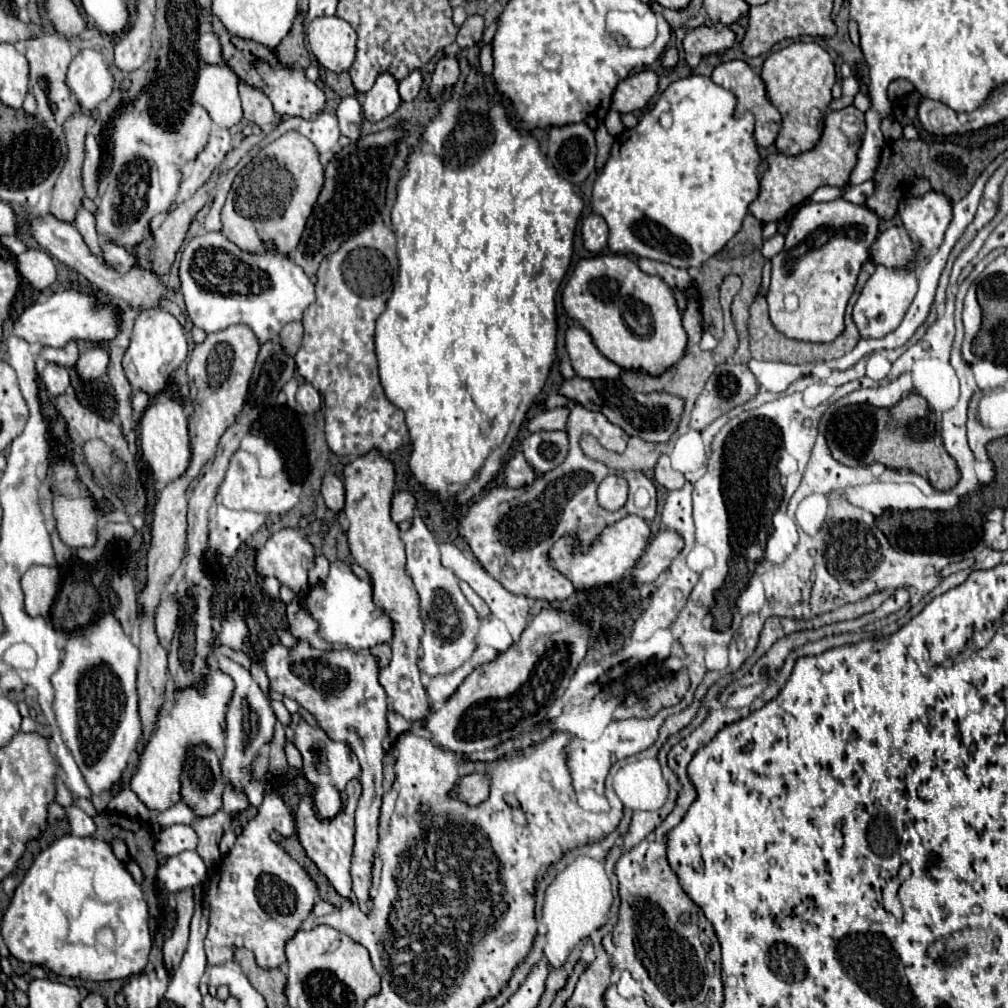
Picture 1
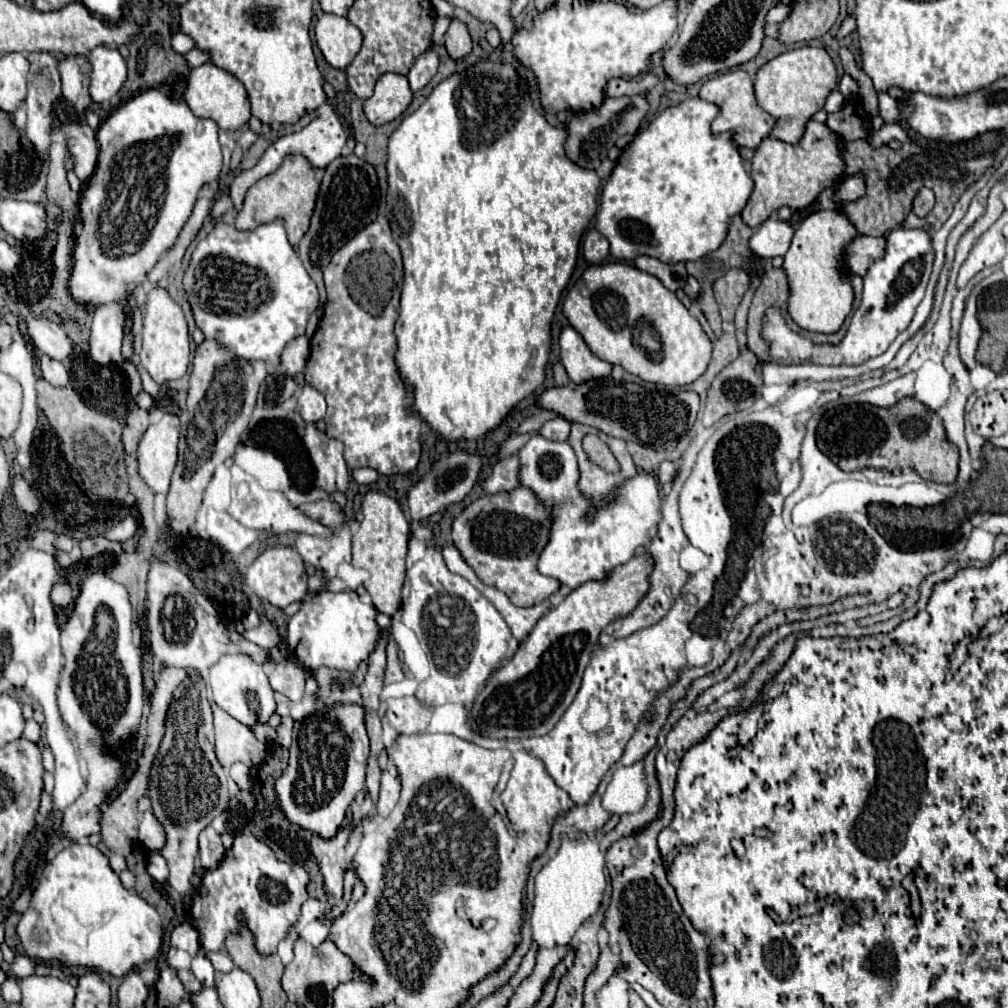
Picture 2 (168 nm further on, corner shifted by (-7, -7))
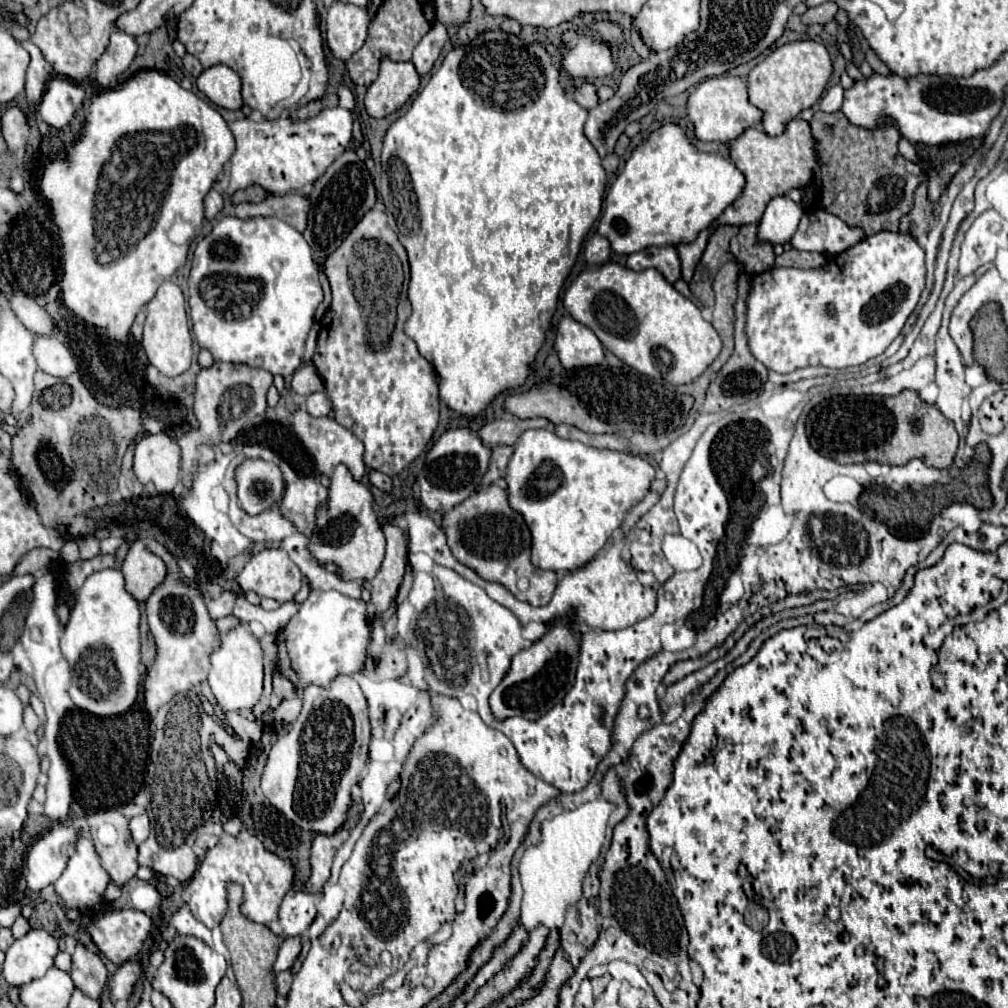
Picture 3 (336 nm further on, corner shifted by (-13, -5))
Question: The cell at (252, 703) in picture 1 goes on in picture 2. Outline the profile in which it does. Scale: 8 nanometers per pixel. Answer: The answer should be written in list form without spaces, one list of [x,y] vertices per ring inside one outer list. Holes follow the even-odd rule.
[[[223,655],[209,671],[209,687],[213,701],[247,727],[253,727],[255,723],[267,723],[275,713],[273,689],[267,681],[265,669],[247,655]]]

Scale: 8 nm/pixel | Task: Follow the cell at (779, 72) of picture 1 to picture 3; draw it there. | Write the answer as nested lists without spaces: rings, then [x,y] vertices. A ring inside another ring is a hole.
[[[793,41],[777,47],[747,75],[749,103],[763,111],[763,129],[767,135],[779,135],[785,125],[795,119],[803,109],[809,109],[825,91],[833,65],[825,45],[817,41]]]

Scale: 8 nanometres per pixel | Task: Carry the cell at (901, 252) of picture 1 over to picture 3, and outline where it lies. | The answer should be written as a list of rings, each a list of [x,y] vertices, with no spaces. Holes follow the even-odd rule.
[[[809,211],[801,217],[795,235],[791,237],[791,247],[799,251],[827,253],[829,257],[847,251],[861,241],[861,231],[845,227],[845,223],[825,211]]]

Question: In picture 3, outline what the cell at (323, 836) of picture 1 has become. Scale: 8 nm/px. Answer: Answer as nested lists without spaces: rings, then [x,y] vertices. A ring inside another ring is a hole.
[[[337,829],[333,835],[317,835],[311,845],[311,873],[305,883],[305,891],[319,893],[329,879],[329,867],[333,861],[333,851],[349,837],[349,831]]]

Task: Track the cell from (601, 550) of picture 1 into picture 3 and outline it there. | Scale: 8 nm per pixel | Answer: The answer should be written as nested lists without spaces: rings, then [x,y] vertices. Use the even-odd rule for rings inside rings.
[[[547,429],[525,431],[513,447],[505,473],[505,489],[509,507],[523,515],[531,531],[531,563],[551,571],[573,571],[589,563],[589,559],[607,543],[611,533],[621,527],[625,511],[649,493],[653,473],[653,465],[647,459],[629,451],[589,447],[581,441],[561,439]]]

